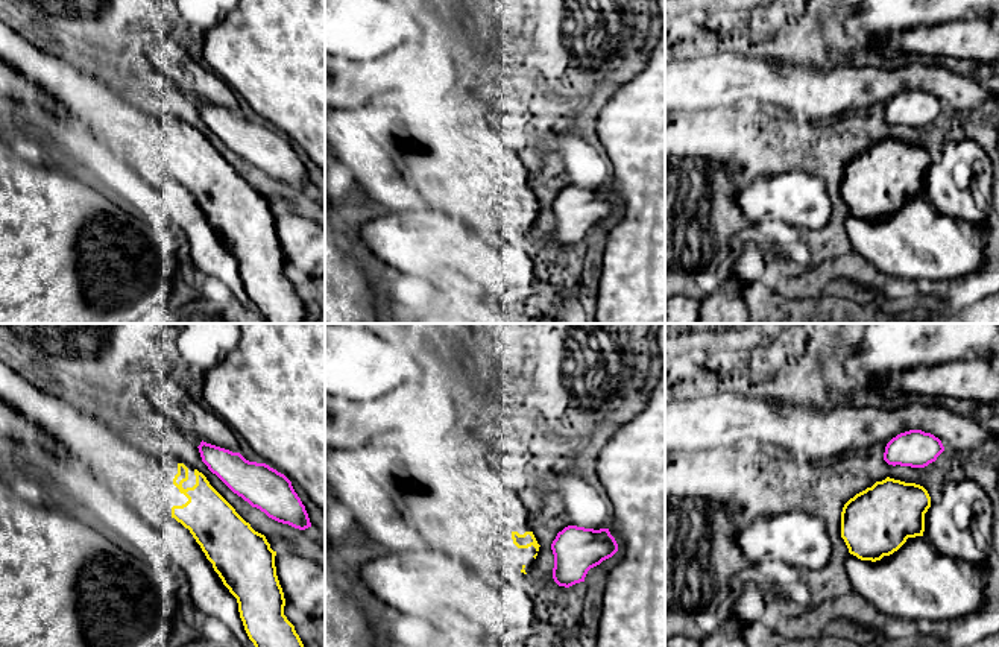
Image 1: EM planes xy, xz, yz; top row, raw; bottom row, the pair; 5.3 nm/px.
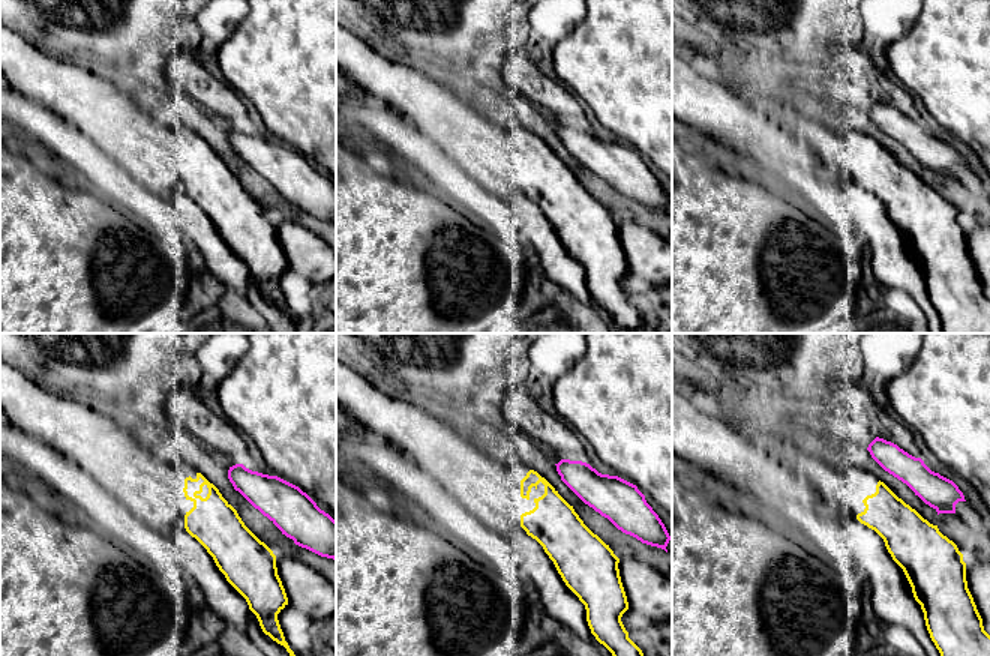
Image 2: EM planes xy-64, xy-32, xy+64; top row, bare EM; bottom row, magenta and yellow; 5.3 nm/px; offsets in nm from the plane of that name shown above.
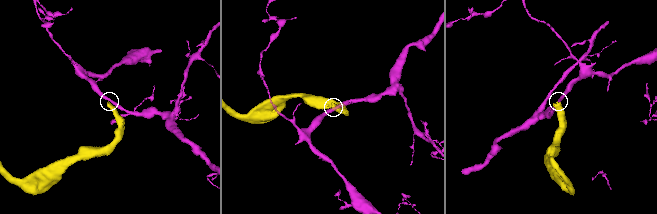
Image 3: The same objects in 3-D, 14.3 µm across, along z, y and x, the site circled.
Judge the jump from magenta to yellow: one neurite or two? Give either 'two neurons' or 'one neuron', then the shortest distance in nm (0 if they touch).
two neurons | 50 nm

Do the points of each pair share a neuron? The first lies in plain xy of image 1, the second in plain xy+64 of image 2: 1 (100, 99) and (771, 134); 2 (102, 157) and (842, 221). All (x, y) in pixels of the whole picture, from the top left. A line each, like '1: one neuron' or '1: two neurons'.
1: two neurons
2: one neuron

